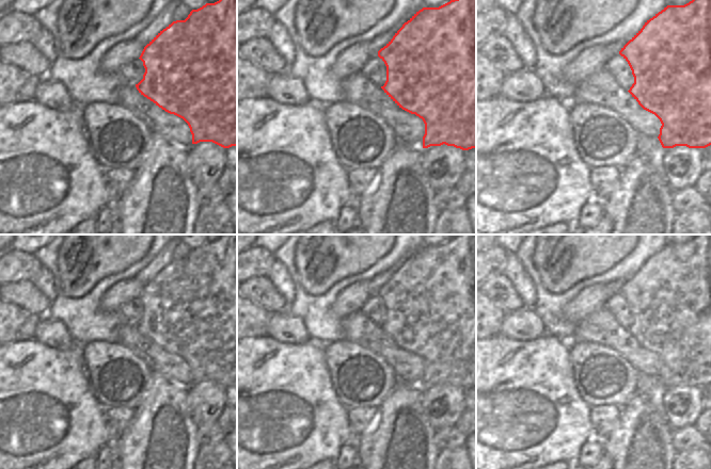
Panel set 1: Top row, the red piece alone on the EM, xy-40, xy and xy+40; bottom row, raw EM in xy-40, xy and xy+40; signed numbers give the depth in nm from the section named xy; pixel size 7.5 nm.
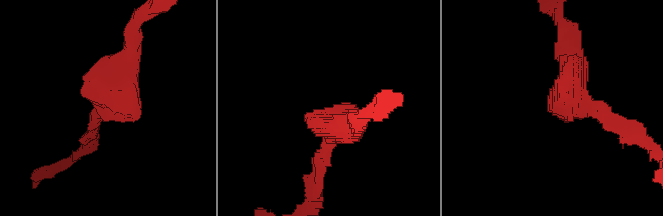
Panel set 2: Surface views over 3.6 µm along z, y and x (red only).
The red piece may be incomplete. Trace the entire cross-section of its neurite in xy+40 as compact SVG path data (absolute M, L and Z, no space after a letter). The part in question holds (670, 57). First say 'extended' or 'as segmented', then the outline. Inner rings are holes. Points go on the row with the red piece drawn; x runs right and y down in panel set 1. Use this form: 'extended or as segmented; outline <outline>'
as segmented; outline M692 0L684 5L667 5L652 18L621 48L619 54L628 62L634 83L628 91L638 104L654 114L661 122L658 136L663 148L686 146L689 148L706 148L711 145L711 0Z

